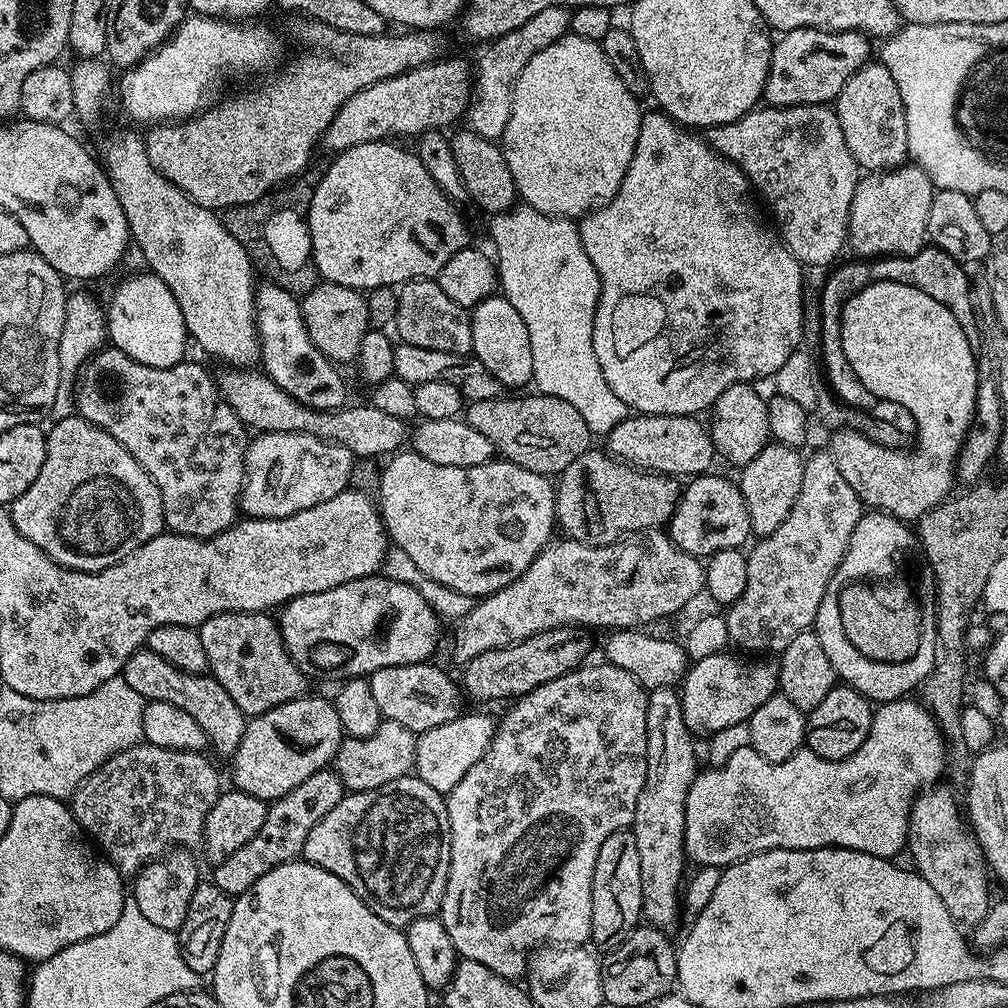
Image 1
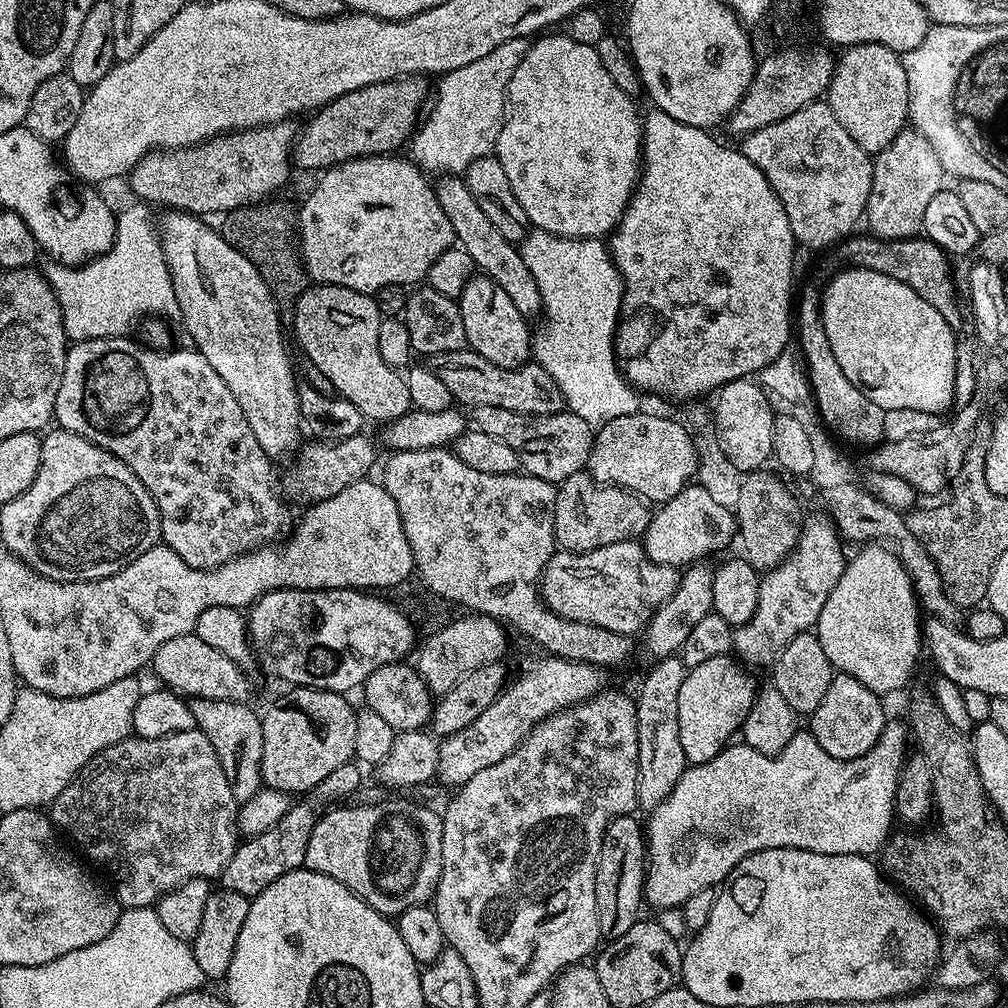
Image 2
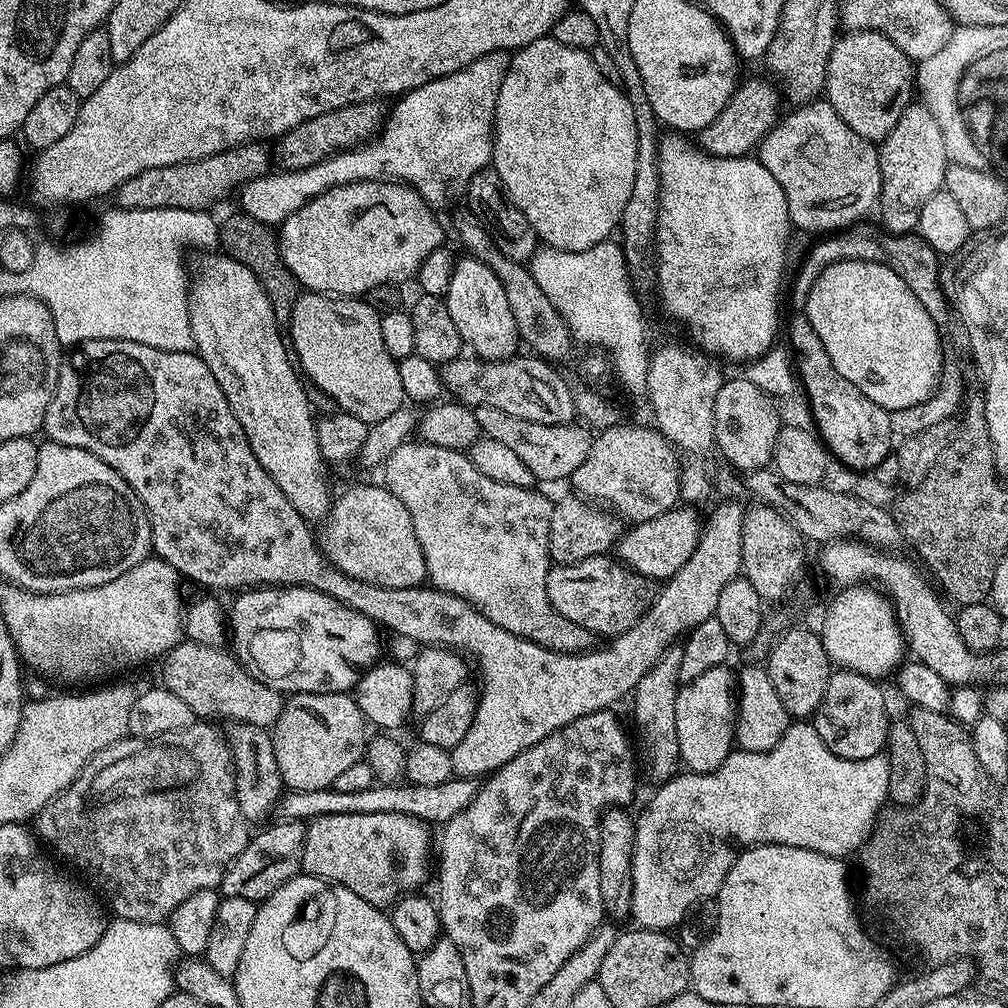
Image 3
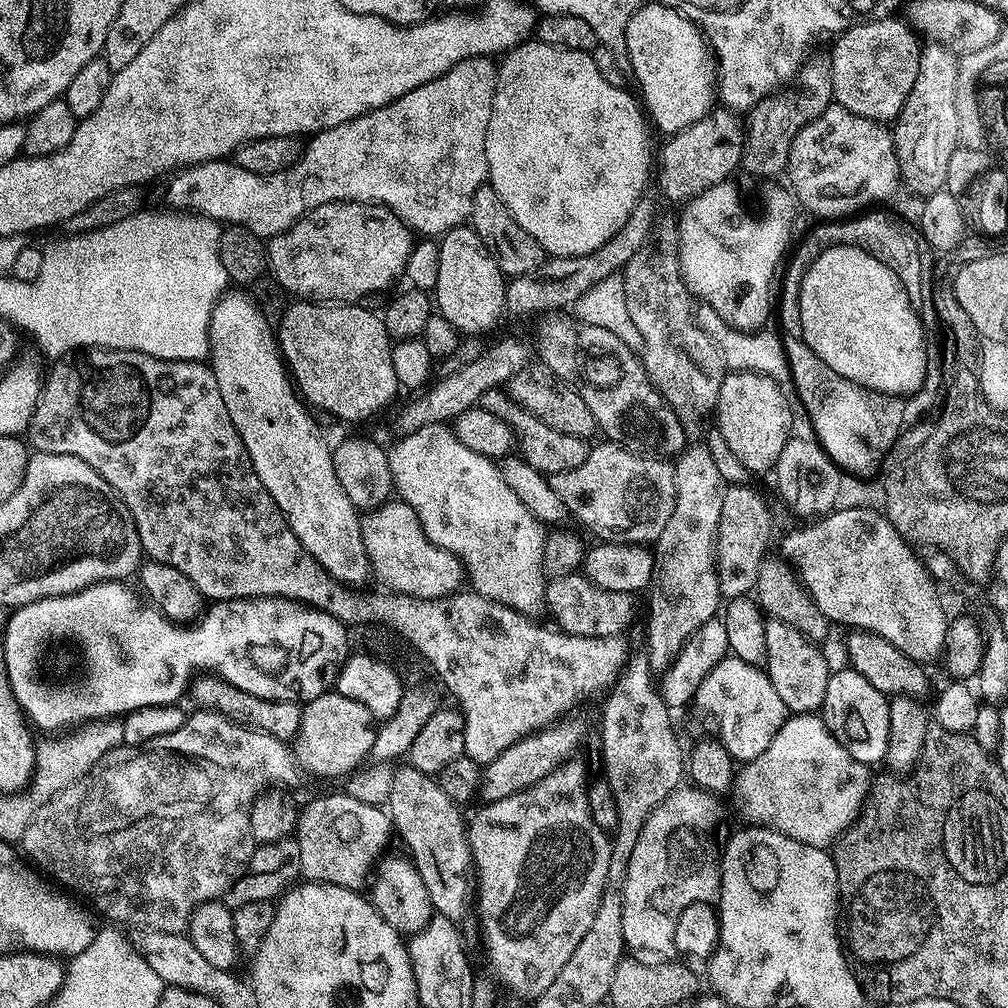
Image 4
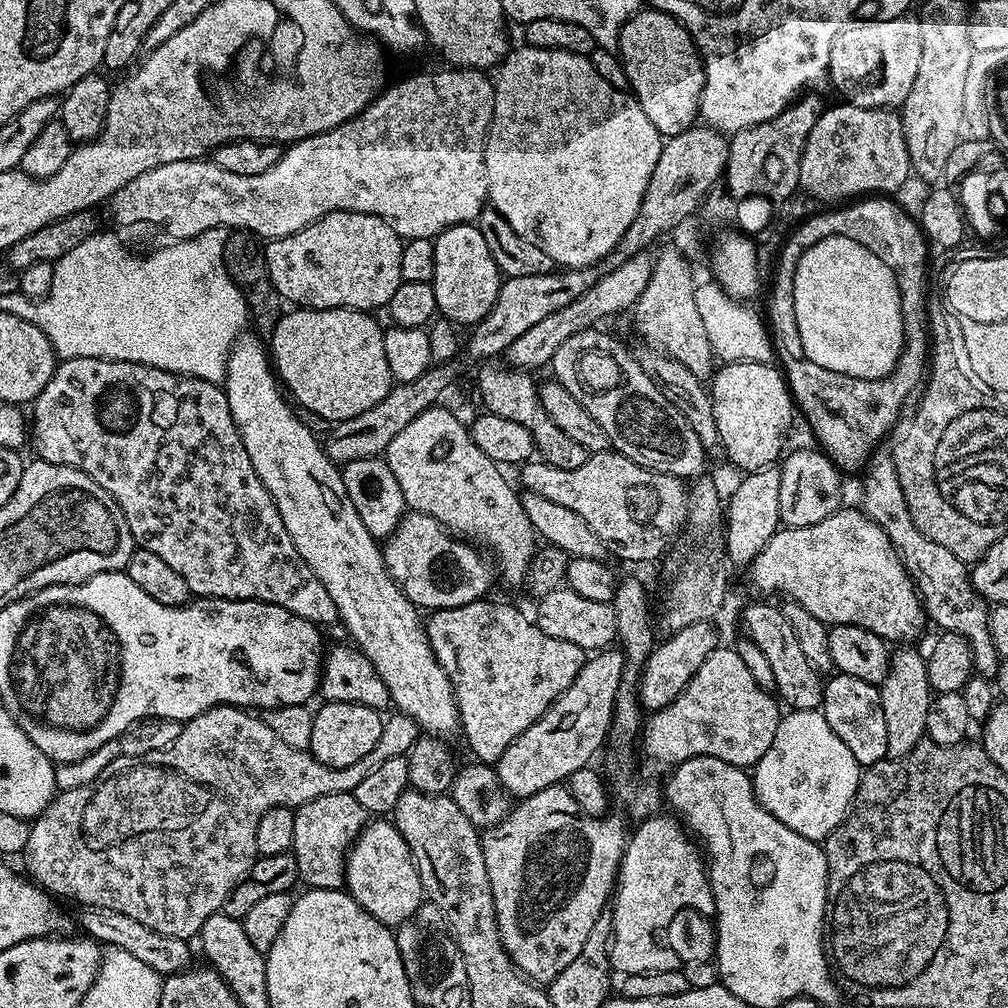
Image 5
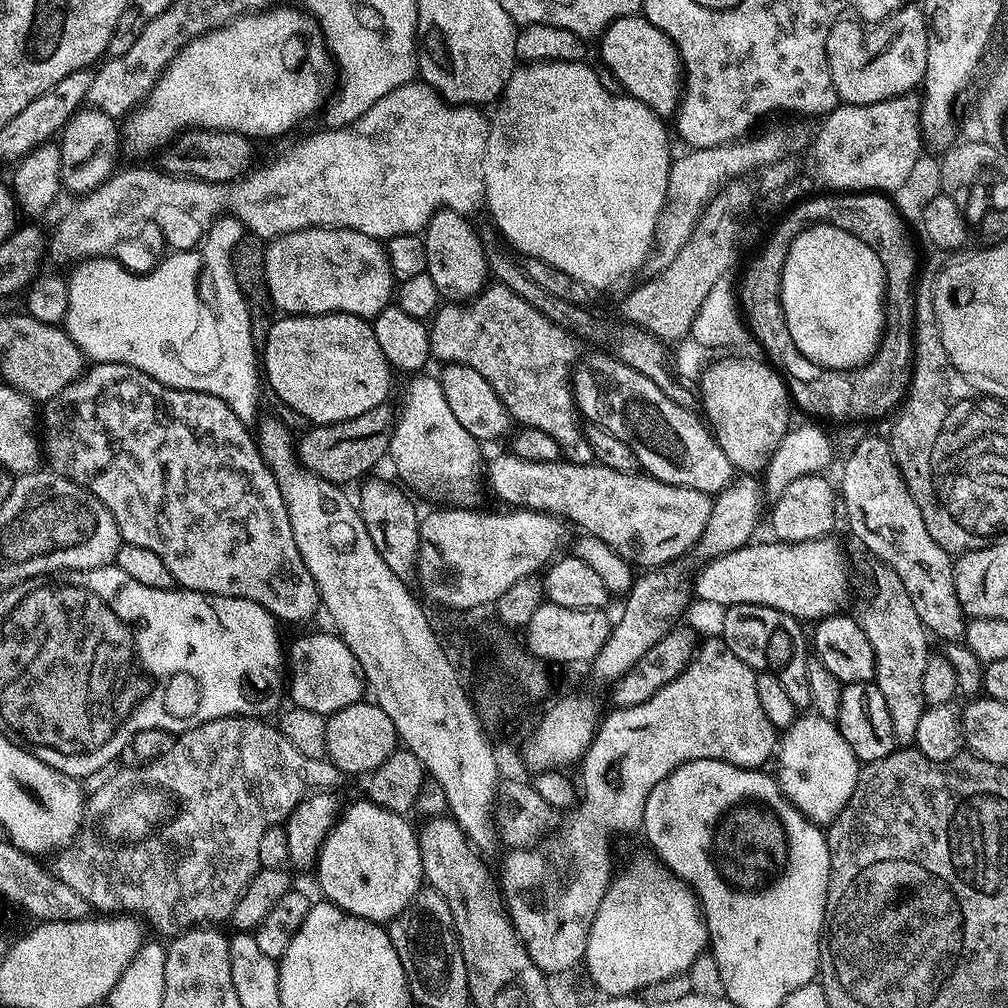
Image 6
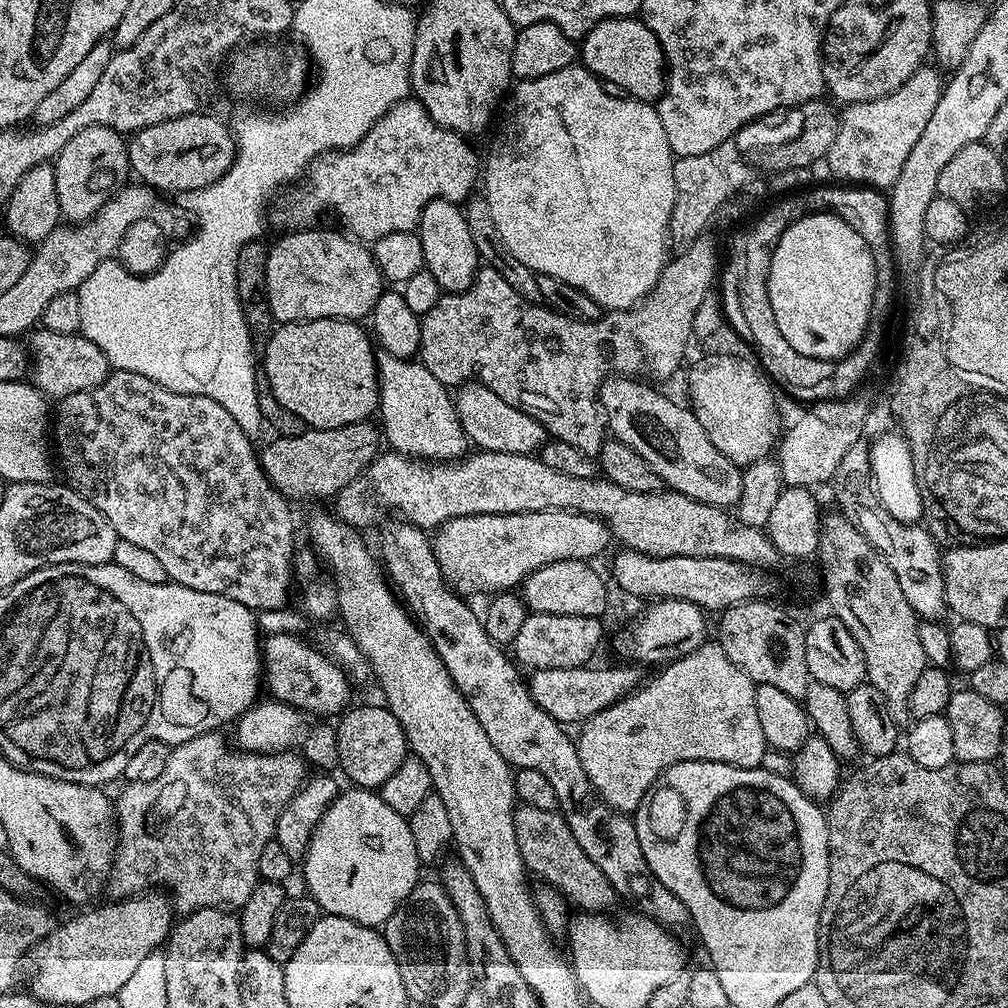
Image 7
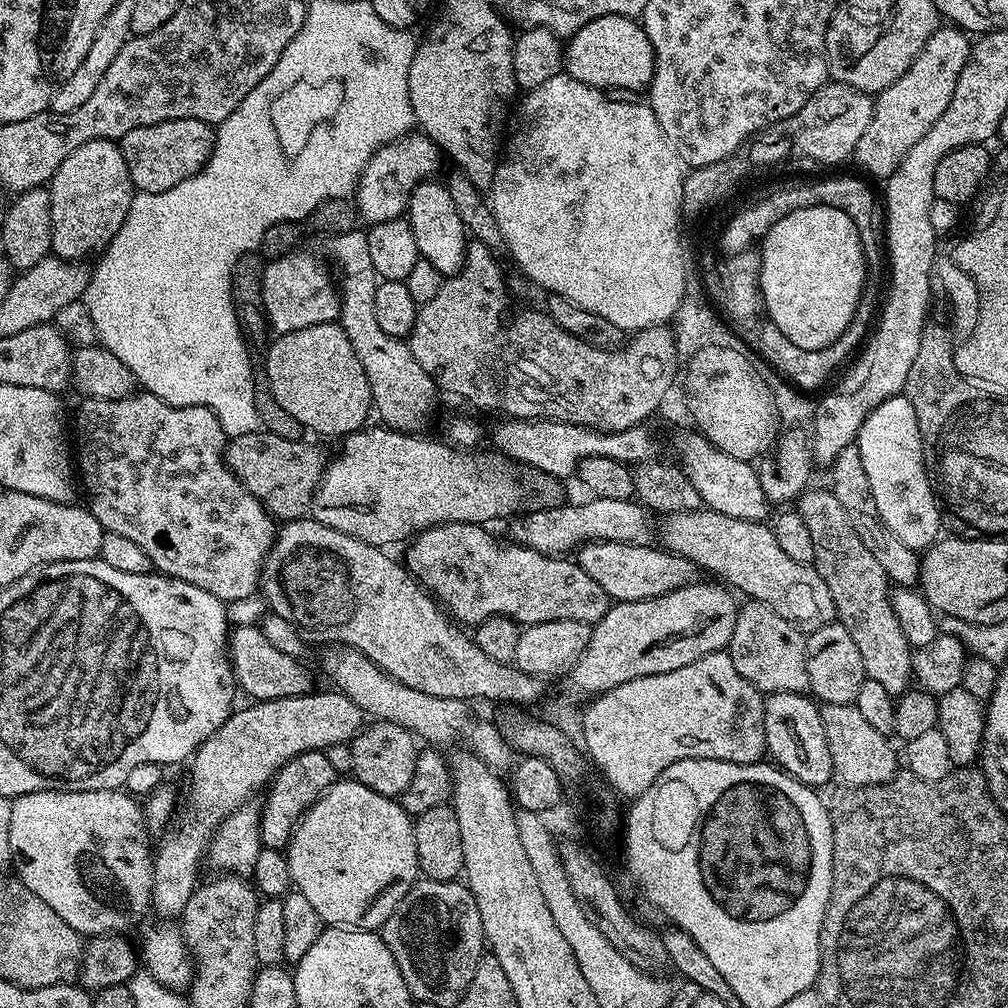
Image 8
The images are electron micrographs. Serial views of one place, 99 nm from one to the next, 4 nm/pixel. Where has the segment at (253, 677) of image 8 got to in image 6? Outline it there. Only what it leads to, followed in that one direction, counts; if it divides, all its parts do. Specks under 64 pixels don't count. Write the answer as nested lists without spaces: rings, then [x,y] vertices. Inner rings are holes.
[[[335,631],[316,632],[313,636],[300,636],[290,648],[290,700],[295,707],[302,710],[314,711],[325,718],[333,716],[338,710],[346,706],[354,706],[361,703],[366,696],[366,685],[364,682],[364,671],[354,658],[354,650],[346,646],[346,642]]]

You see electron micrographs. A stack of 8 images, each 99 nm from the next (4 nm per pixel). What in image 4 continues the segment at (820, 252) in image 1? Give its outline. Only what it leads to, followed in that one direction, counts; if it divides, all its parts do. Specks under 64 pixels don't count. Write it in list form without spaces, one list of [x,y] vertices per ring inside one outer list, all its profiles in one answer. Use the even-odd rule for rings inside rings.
[[[835,102],[829,103],[826,111],[817,118],[814,122],[810,122],[806,126],[802,126],[802,130],[798,130],[798,134],[794,138],[794,142],[788,151],[788,167],[786,169],[787,183],[790,185],[791,191],[794,193],[797,205],[801,209],[804,208],[808,212],[813,212],[814,215],[820,216],[816,218],[848,218],[853,214],[859,213],[861,210],[871,209],[872,204],[876,204],[879,200],[891,201],[897,195],[898,185],[901,183],[900,167],[896,158],[896,151],[894,150],[894,142],[892,141],[892,133],[879,120],[871,120],[870,118],[862,118],[858,114],[854,114],[850,110],[846,110]]]

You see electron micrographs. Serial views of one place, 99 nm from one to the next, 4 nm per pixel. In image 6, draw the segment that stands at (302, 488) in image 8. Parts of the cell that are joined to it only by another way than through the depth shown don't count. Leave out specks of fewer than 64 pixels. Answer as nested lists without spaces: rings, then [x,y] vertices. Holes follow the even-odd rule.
[[[388,402],[379,404],[374,406],[374,410],[366,410],[366,414],[358,414],[358,418],[350,418],[346,422],[309,427],[309,432],[298,440],[300,463],[323,480],[341,486],[348,486],[351,480],[359,481],[367,477],[371,473],[368,471],[380,459],[388,456],[392,431],[395,430],[398,419],[397,409],[392,409],[390,405]]]

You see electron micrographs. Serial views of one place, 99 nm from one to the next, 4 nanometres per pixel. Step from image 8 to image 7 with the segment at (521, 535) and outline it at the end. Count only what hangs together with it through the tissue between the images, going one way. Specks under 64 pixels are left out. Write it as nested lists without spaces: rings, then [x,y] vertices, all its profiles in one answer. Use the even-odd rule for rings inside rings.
[[[519,512],[518,514],[478,514],[459,516],[435,529],[431,537],[434,558],[444,575],[444,581],[457,594],[488,592],[499,594],[523,585],[525,578],[550,562],[563,560],[595,561],[595,556],[610,544],[607,524],[596,516],[581,512]]]

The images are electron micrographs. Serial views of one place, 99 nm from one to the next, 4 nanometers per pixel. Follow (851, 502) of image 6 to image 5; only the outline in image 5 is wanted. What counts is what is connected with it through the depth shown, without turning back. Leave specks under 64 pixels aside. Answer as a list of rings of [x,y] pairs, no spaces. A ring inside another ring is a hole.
[[[880,450],[875,453],[874,459],[863,473],[862,481],[864,485],[862,511],[890,538],[894,550],[904,564],[904,569],[916,583],[916,592],[920,596],[920,603],[924,606],[925,617],[931,623],[933,620],[938,626],[937,629],[956,632],[962,638],[966,638],[966,642],[972,648],[973,669],[983,677],[995,677],[1002,657],[990,638],[988,629],[990,605],[974,590],[969,565],[954,554],[950,554],[946,546],[930,542],[930,538],[926,538],[926,534],[922,534],[914,526],[910,510],[906,506],[906,498],[902,494],[902,486],[898,486],[898,474],[887,451]]]

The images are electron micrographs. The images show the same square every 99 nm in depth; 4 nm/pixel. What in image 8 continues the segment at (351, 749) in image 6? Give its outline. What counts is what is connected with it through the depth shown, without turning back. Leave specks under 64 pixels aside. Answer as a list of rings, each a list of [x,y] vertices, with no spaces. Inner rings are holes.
[[[377,719],[356,733],[356,737],[350,742],[350,747],[353,752],[351,775],[362,786],[393,798],[399,798],[406,790],[406,786],[410,786],[410,778],[414,778],[418,740],[402,725]]]

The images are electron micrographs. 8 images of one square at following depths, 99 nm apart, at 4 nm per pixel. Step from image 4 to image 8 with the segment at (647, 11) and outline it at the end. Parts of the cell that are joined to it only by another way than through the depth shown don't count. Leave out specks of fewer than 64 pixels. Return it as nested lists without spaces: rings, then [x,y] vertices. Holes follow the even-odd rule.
[[[603,16],[582,26],[567,41],[563,71],[601,90],[621,88],[640,92],[652,83],[656,55],[643,23],[631,16]]]

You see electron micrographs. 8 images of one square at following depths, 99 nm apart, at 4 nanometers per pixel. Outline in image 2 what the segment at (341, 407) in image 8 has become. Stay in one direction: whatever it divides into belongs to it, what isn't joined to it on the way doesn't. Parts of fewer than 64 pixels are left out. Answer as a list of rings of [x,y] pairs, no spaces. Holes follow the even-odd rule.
[[[313,283],[301,296],[296,299],[294,311],[296,317],[292,324],[296,327],[296,340],[302,351],[308,355],[308,360],[328,379],[327,387],[339,399],[354,402],[354,406],[364,415],[365,421],[384,420],[391,422],[412,408],[410,390],[406,390],[403,375],[392,368],[382,358],[378,326],[382,319],[380,308],[375,304],[373,297],[367,292],[350,290],[333,284]]]

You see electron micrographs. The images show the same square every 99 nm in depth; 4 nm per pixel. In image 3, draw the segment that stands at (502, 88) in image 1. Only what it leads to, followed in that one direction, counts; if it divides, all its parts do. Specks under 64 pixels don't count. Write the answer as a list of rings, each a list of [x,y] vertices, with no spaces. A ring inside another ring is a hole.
[[[507,51],[482,54],[482,58],[474,58],[470,66],[462,66],[462,70],[454,70],[454,74],[446,74],[426,82],[426,86],[418,86],[404,93],[395,101],[388,121],[383,121],[378,134],[355,148],[338,150],[314,166],[306,166],[306,170],[273,171],[249,180],[239,189],[239,211],[245,212],[251,220],[260,224],[279,226],[286,217],[294,214],[306,202],[310,202],[318,194],[329,192],[339,184],[357,184],[363,180],[379,180],[381,182],[399,182],[412,188],[433,210],[441,210],[447,204],[463,197],[470,186],[470,178],[492,163],[492,133],[498,90],[502,90],[502,78],[506,78],[506,70],[510,56]]]

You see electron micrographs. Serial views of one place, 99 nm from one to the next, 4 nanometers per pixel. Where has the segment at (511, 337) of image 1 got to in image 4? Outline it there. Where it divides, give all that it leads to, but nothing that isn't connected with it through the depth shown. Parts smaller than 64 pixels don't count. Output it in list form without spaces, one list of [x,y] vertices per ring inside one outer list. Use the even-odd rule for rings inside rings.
[[[461,226],[459,228],[452,228],[445,232],[443,236],[439,237],[438,243],[440,245],[440,253],[438,254],[438,282],[434,289],[434,304],[438,309],[439,315],[446,318],[446,322],[450,322],[456,328],[456,331],[461,334],[467,334],[472,338],[483,337],[483,332],[488,332],[500,320],[500,315],[505,315],[506,312],[506,277],[503,270],[498,266],[498,262],[490,254],[490,250],[482,242],[482,238],[478,238],[478,234],[470,226]]]

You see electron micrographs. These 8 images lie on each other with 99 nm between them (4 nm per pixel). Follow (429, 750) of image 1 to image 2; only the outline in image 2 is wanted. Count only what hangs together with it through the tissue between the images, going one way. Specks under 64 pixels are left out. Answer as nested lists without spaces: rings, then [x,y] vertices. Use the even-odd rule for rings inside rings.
[[[536,654],[533,660],[528,660],[520,668],[520,673],[504,688],[466,726],[466,730],[458,730],[458,734],[443,737],[439,741],[438,770],[439,783],[444,786],[459,786],[470,782],[474,774],[486,770],[486,766],[494,766],[494,762],[502,762],[506,754],[516,749],[525,738],[536,729],[536,725],[555,712],[564,708],[572,708],[583,700],[588,700],[599,692],[605,691],[609,673],[597,664],[563,660],[557,656]]]

